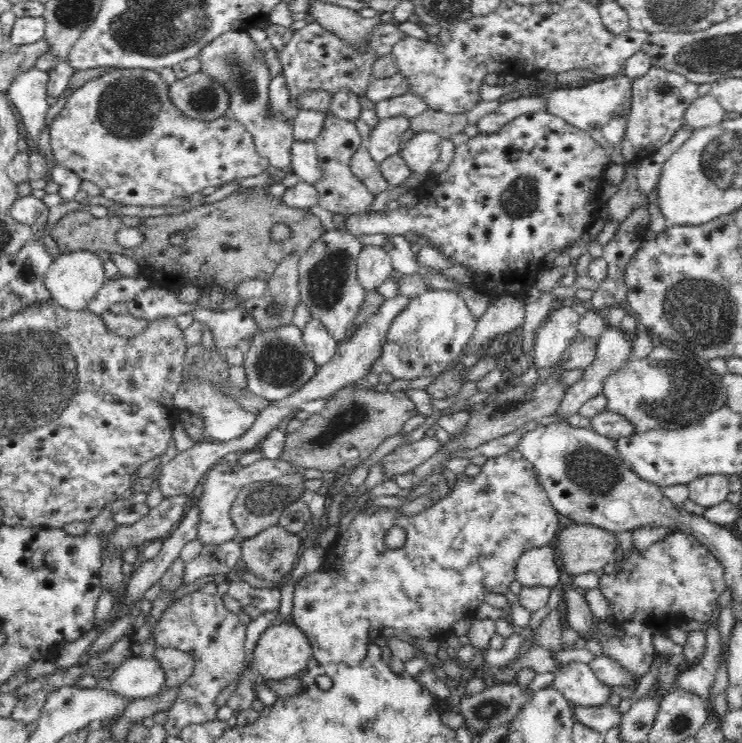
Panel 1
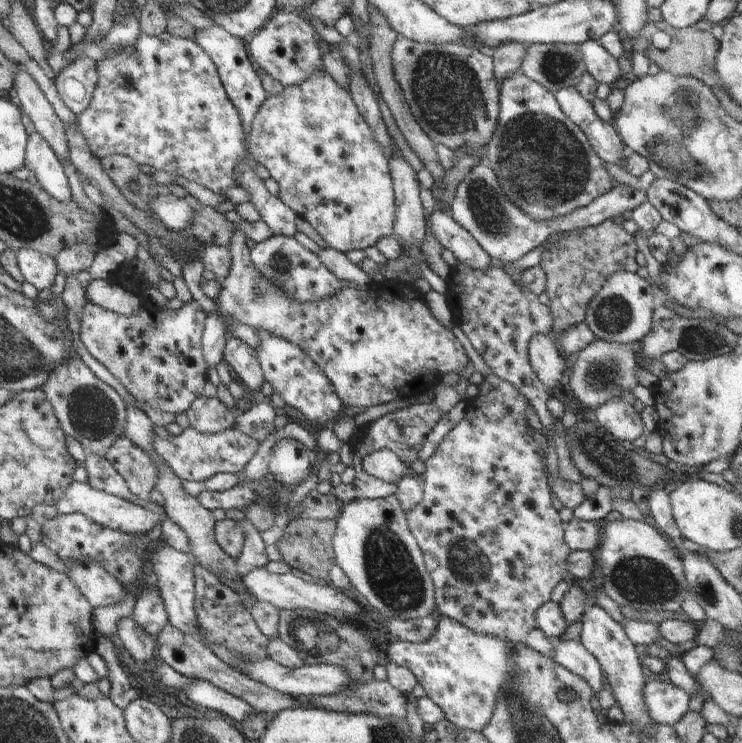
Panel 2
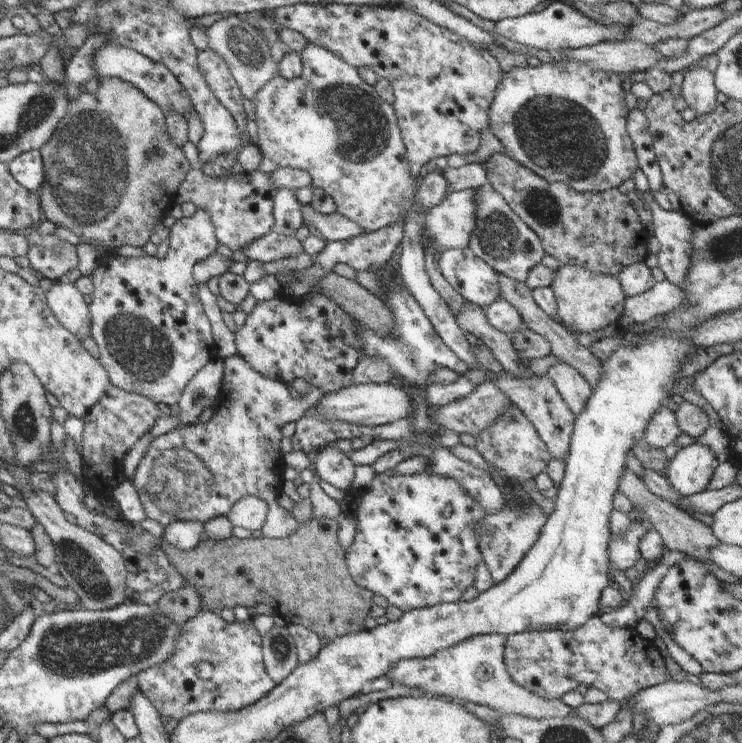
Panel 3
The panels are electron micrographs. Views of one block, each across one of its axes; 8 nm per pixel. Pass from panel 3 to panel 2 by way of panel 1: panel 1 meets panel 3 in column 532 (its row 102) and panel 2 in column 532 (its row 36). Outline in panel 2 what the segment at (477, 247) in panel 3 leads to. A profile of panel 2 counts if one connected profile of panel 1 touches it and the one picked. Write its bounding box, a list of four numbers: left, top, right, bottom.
[449,164,647,265]

